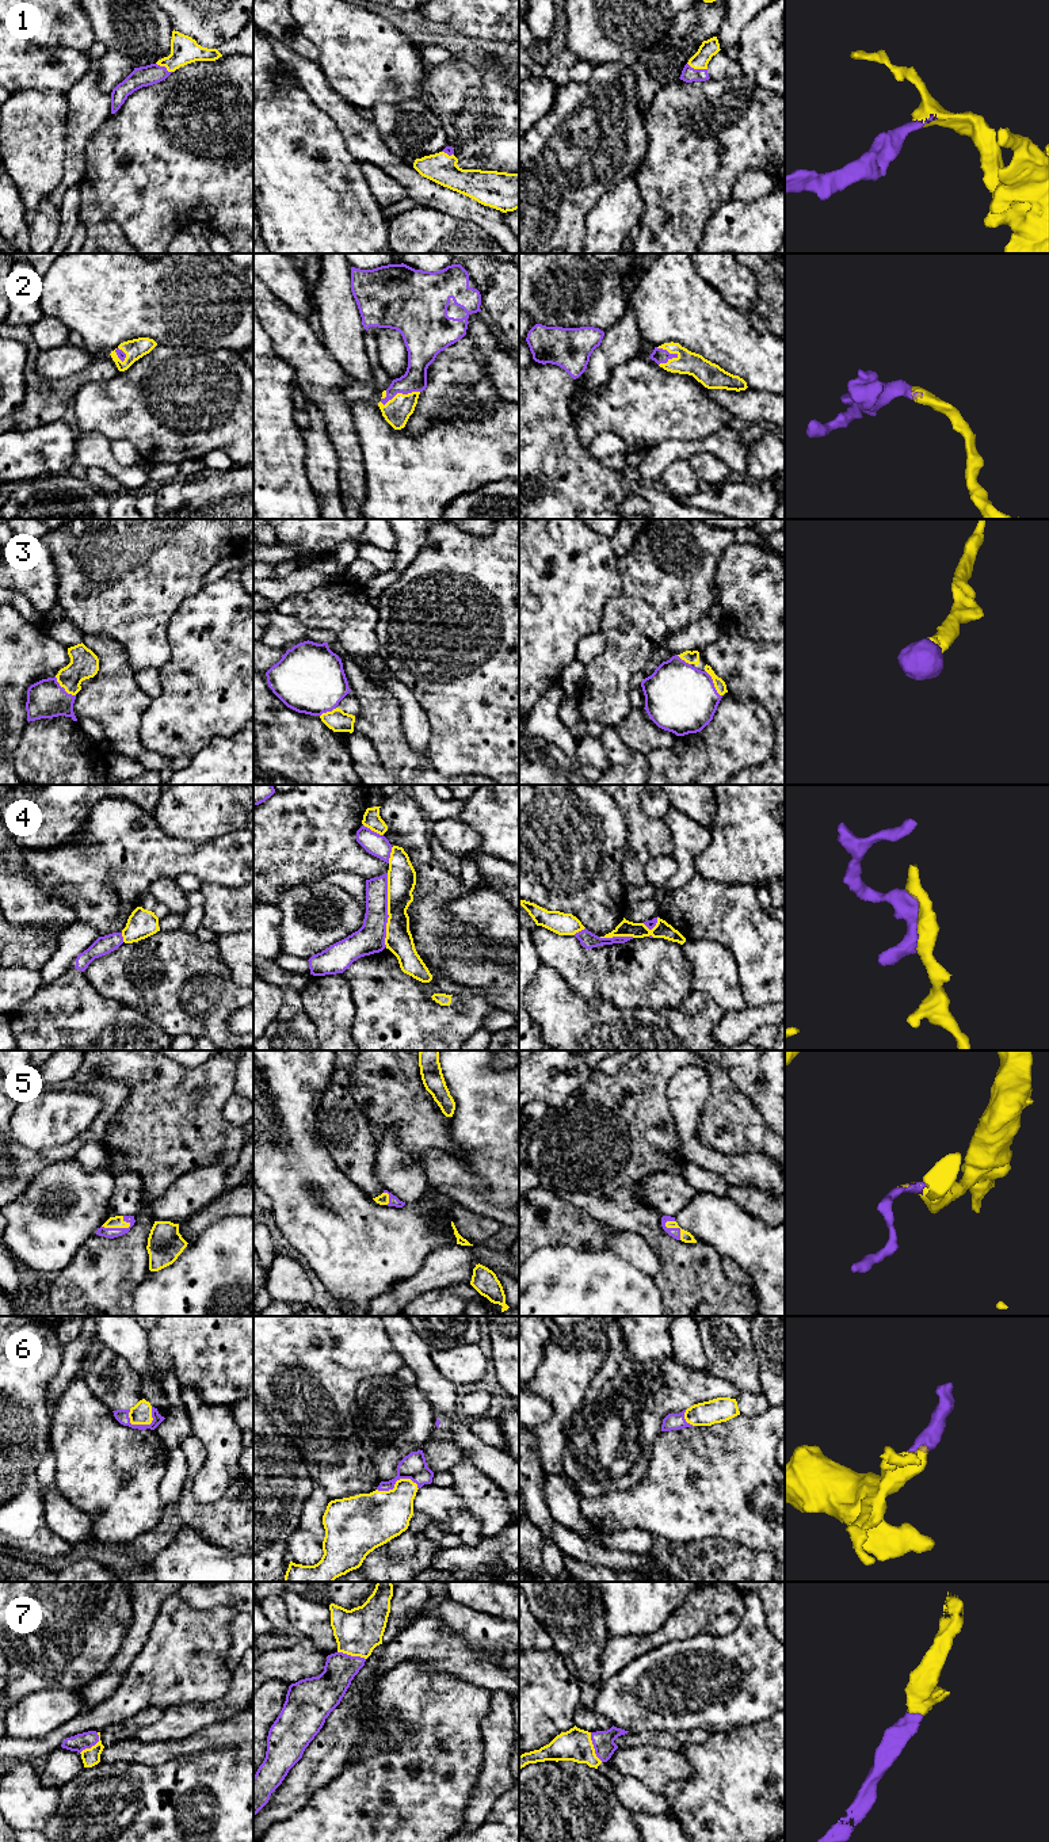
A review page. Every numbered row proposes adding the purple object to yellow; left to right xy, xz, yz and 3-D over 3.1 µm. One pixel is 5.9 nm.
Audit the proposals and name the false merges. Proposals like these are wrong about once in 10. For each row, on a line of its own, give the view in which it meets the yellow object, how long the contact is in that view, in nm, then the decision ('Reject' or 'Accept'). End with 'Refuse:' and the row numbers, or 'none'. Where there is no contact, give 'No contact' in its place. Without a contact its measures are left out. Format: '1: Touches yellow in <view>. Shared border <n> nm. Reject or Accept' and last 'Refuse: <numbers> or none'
1: Touches yellow in yz. Shared border 130 nm. Accept
2: Touches yellow in yz. Shared border 150 nm. Accept
3: Touches yellow in yz. Shared border 190 nm. Accept
4: Touches yellow in xz. Shared border 440 nm. Reject
5: Touches yellow in xy. Shared border 180 nm. Accept
6: Touches yellow in xy. Shared border 170 nm. Accept
7: Touches yellow in yz. Shared border 190 nm. Accept
Refuse: 4

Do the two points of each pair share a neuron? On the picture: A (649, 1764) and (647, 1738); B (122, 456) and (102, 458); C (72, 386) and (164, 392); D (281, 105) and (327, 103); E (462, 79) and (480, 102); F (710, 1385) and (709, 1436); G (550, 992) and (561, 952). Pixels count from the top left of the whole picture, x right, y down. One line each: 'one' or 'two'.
A: two
B: two
C: two
D: two
E: two
F: two
G: two

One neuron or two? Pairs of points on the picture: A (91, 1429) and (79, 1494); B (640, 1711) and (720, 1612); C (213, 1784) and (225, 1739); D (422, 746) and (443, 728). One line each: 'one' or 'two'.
A: one
B: two
C: two
D: two

